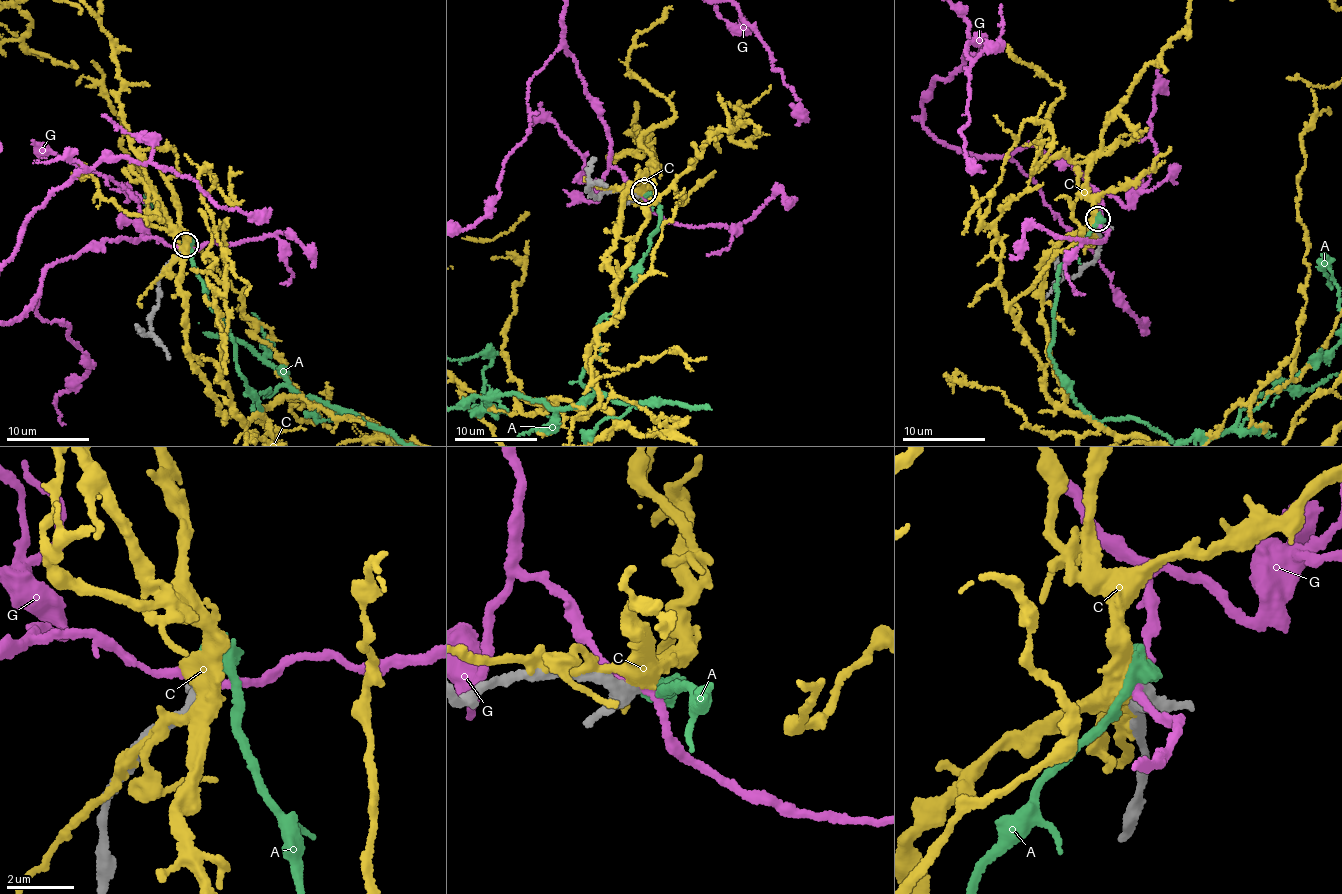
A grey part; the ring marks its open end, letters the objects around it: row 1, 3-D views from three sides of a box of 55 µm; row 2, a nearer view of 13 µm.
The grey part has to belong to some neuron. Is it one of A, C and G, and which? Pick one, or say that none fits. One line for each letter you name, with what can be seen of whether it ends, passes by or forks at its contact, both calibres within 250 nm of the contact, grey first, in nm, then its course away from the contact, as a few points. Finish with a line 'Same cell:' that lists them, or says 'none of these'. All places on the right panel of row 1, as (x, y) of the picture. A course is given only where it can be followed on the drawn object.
Same cell: none of these

